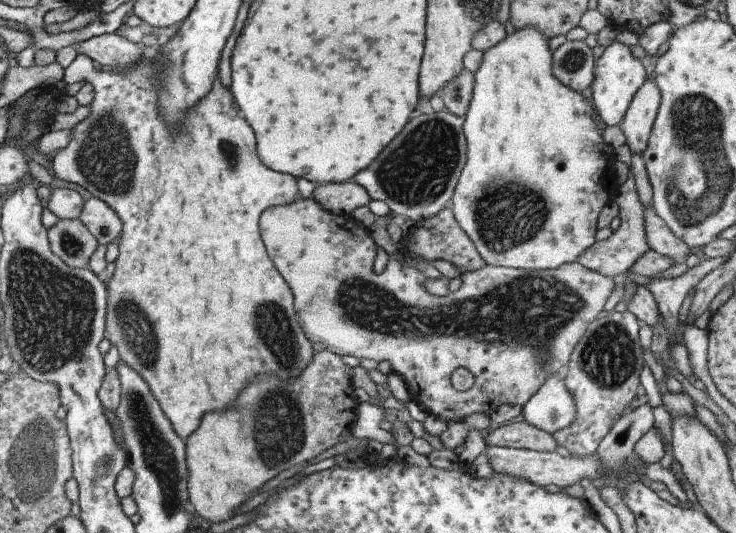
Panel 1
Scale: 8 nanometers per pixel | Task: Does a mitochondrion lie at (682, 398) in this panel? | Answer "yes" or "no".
no

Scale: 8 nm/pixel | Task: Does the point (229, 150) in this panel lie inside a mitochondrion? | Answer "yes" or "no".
yes

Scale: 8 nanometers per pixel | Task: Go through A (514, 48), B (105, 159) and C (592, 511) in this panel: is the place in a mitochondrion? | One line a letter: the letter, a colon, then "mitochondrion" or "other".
A: other
B: mitochondrion
C: other

